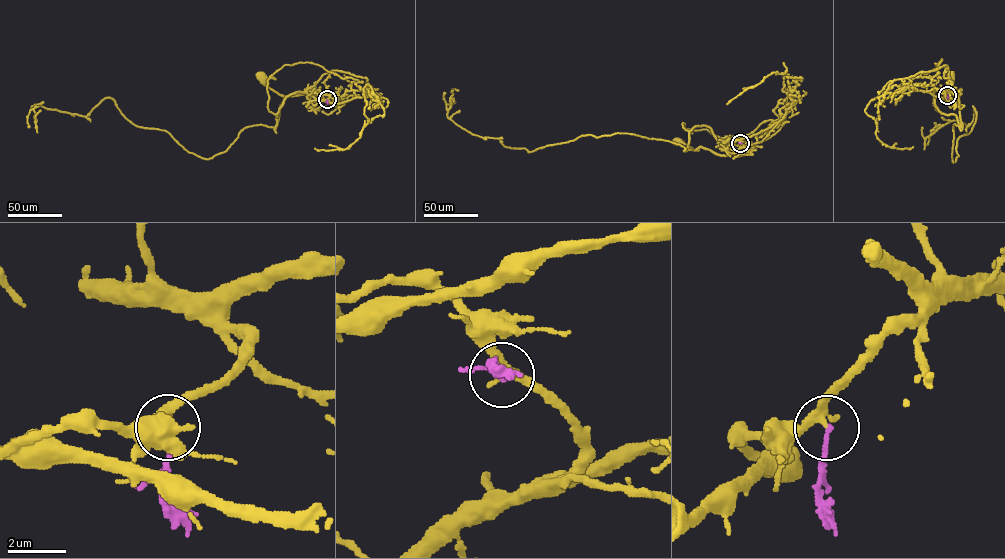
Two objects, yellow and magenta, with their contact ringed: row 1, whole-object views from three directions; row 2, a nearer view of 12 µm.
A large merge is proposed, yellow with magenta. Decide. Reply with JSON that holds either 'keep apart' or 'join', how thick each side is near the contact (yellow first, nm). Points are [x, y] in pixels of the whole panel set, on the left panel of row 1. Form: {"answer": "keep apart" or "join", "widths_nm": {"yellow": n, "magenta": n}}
{"answer": "keep apart", "widths_nm": {"yellow": 300, "magenta": 170}}

